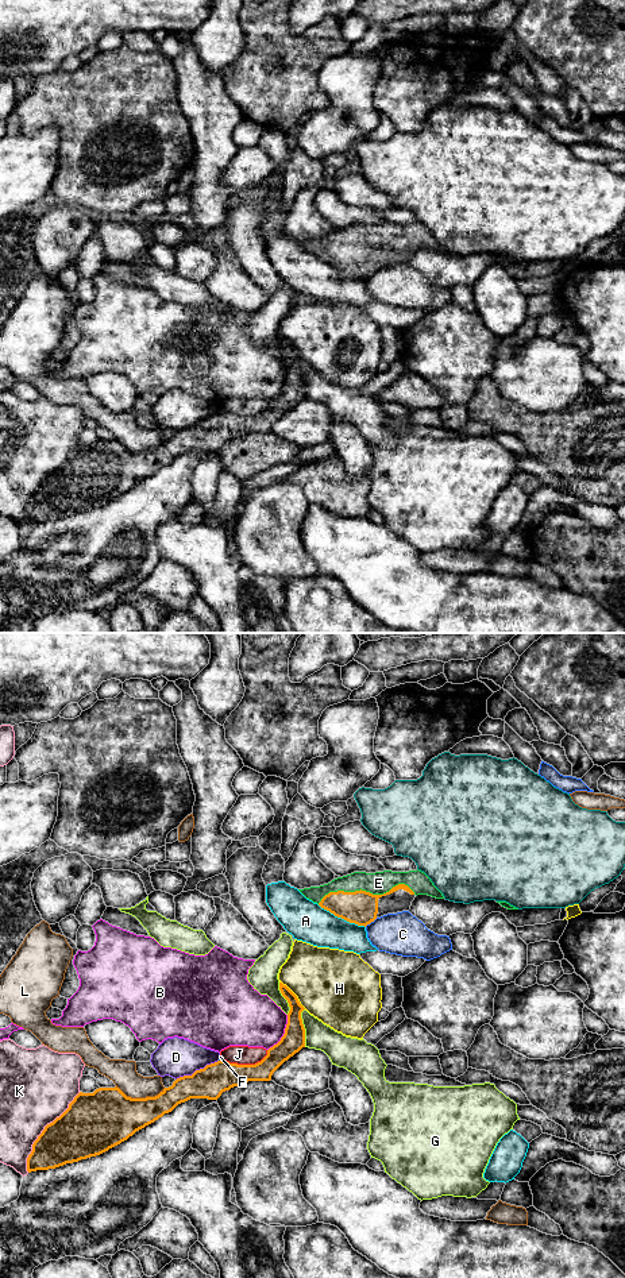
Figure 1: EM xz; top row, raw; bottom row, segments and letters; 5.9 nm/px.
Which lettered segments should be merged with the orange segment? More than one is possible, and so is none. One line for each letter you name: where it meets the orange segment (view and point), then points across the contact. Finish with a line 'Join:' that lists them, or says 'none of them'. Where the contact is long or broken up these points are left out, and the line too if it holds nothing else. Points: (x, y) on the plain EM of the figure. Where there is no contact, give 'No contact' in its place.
E: Touches orange at xz (366, 244)
Join: E

